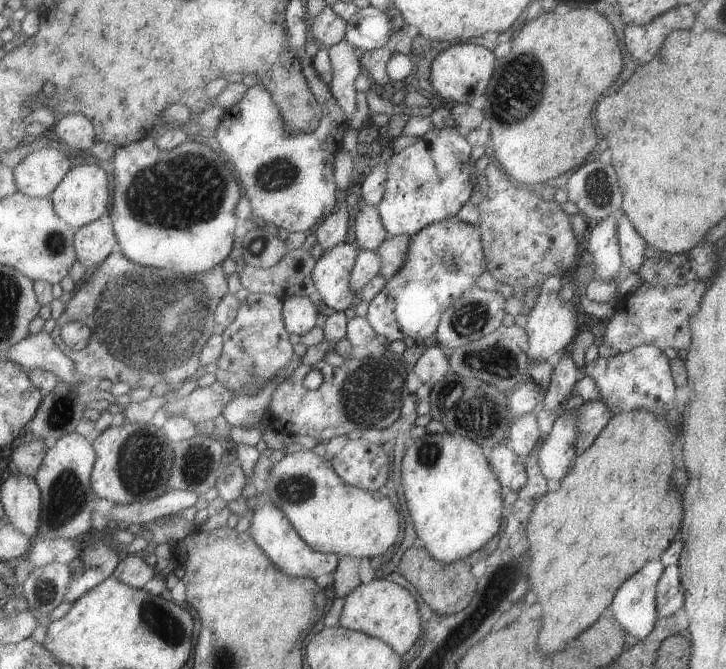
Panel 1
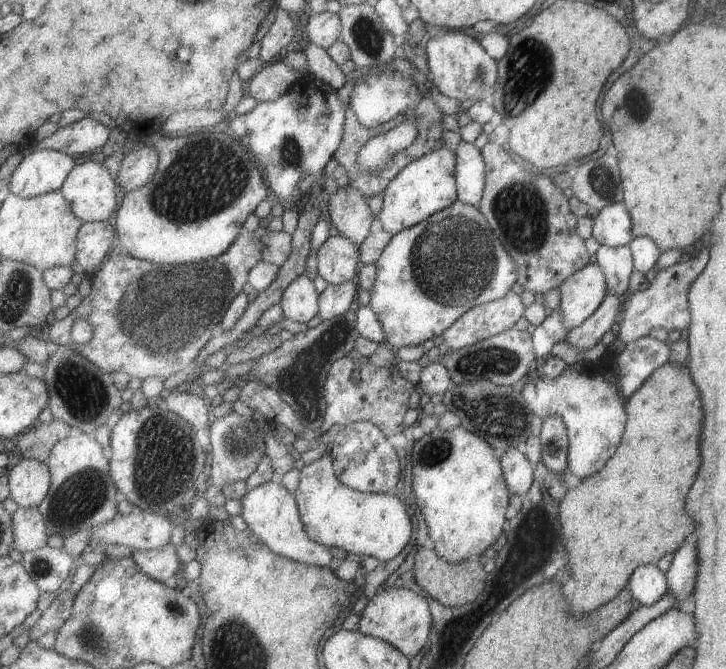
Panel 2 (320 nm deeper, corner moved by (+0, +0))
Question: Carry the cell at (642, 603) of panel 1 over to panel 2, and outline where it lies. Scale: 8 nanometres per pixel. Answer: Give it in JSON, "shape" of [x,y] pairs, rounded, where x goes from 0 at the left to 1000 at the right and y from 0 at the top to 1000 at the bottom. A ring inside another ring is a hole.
{"shape":[[[904,845],[876,846],[861,877],[882,906],[899,903],[919,885],[916,859]]]}

